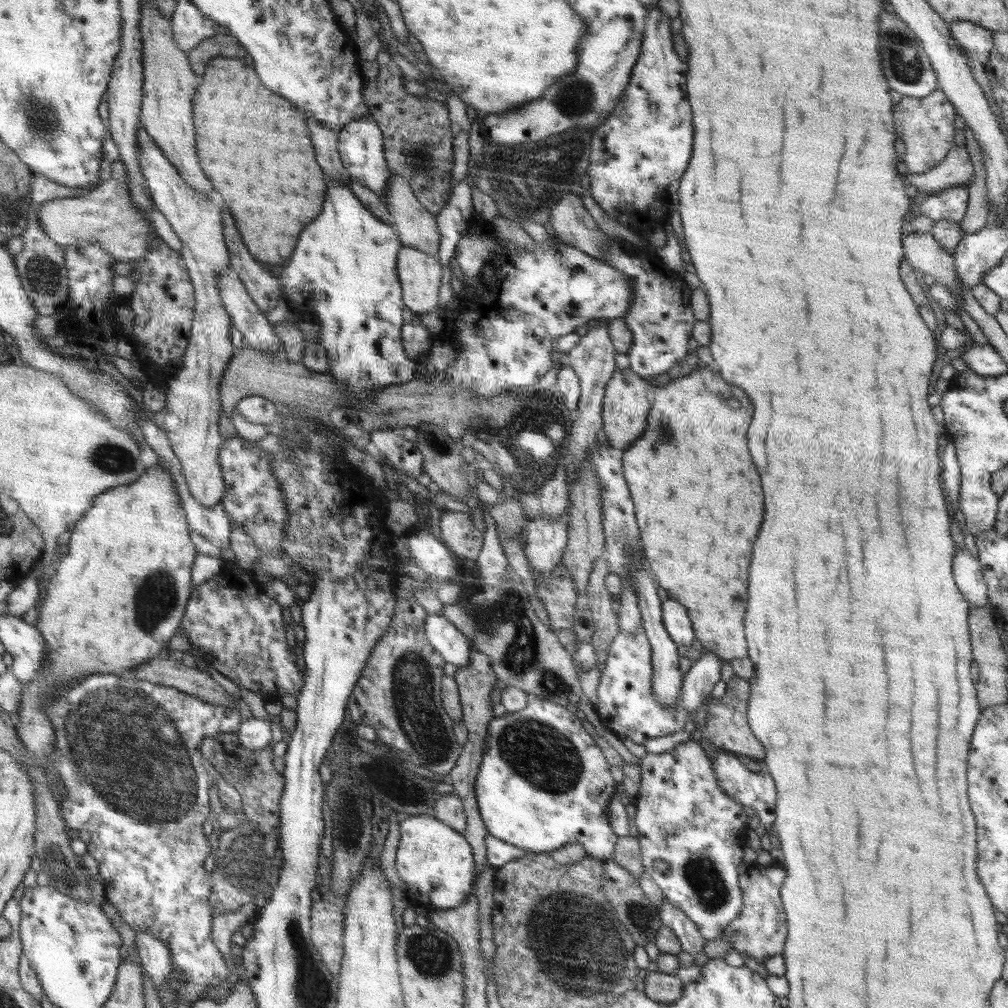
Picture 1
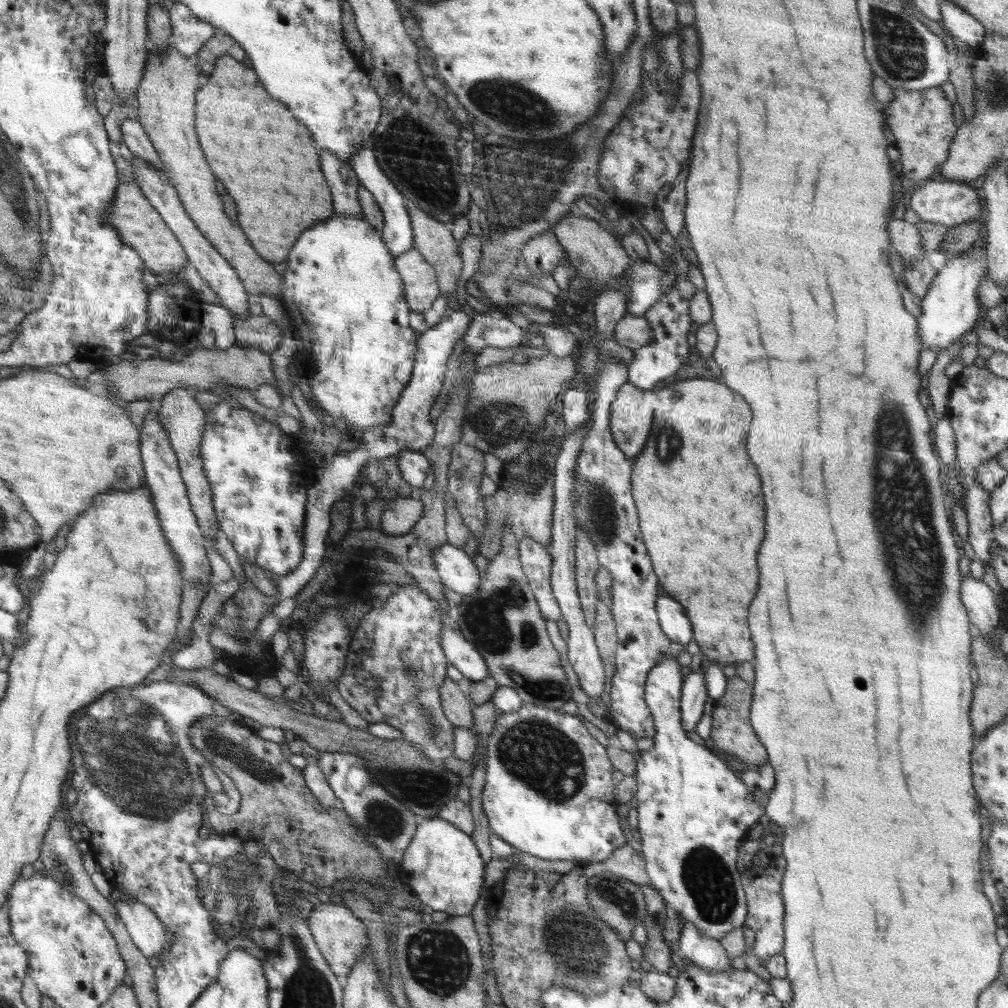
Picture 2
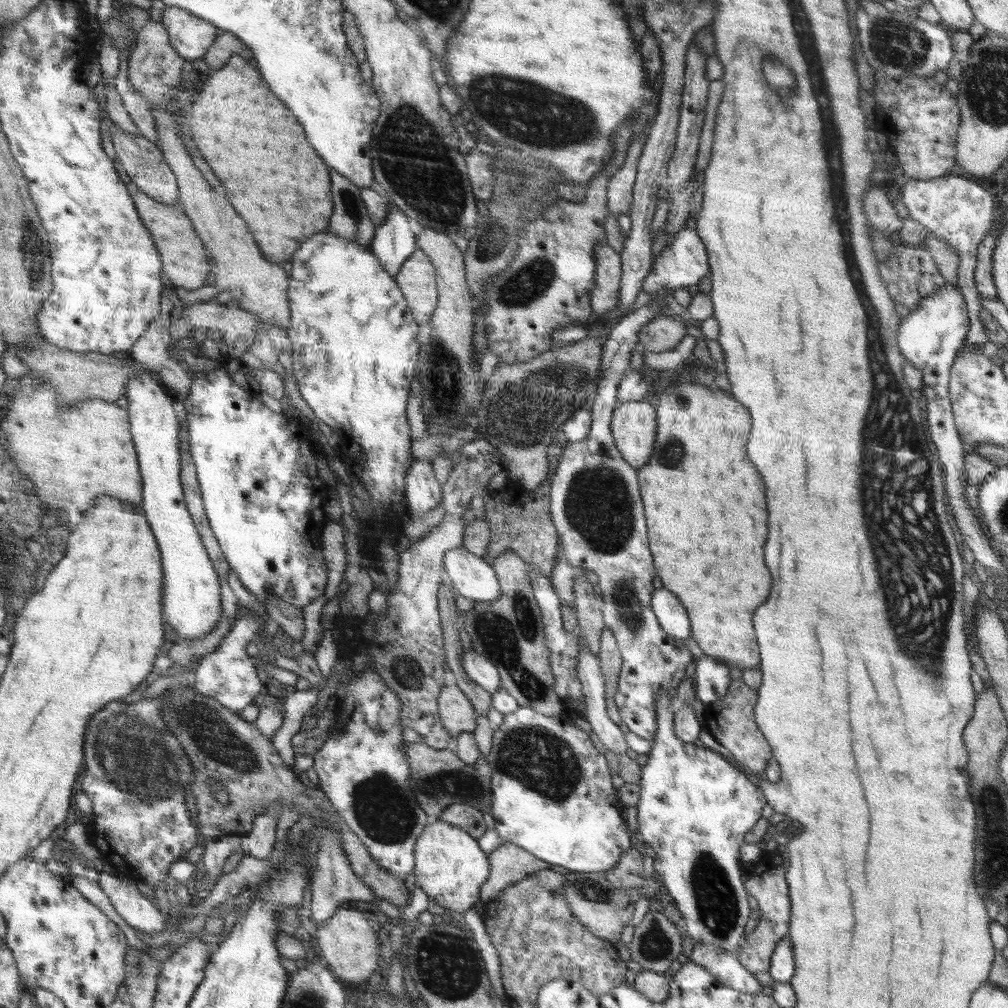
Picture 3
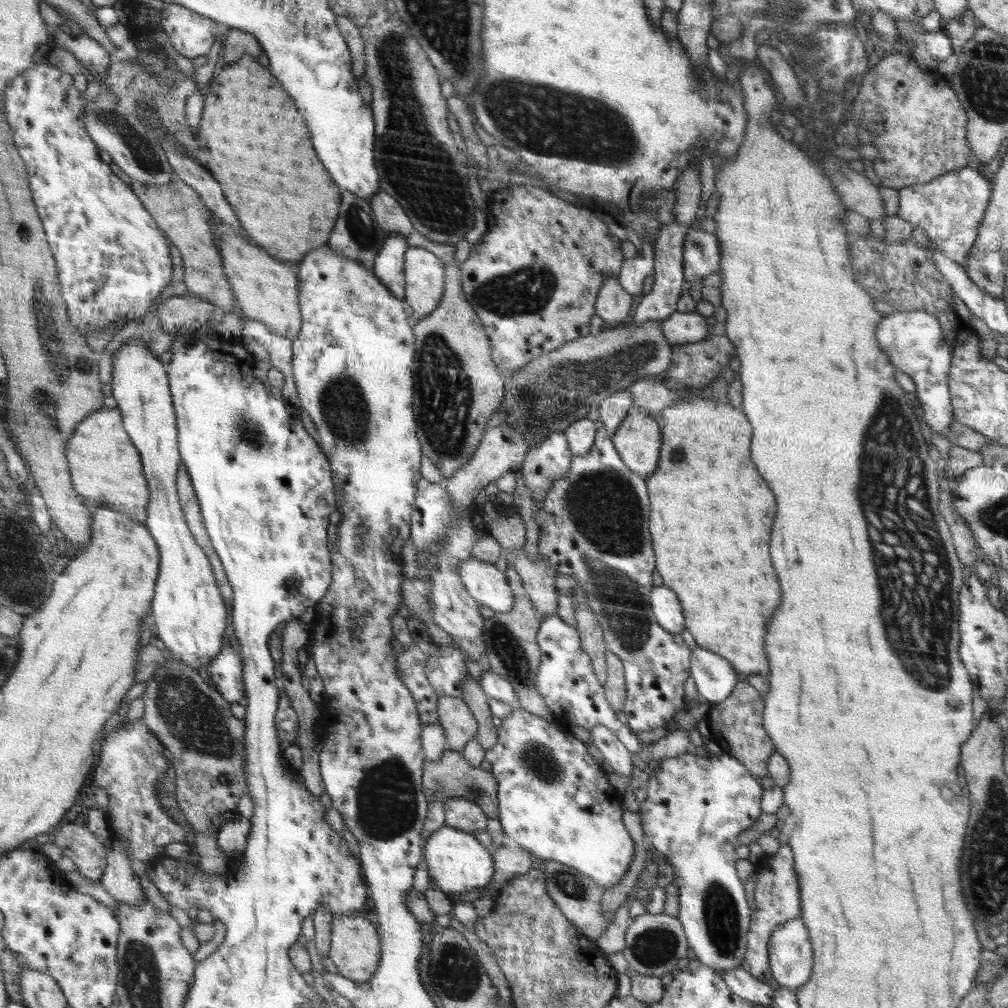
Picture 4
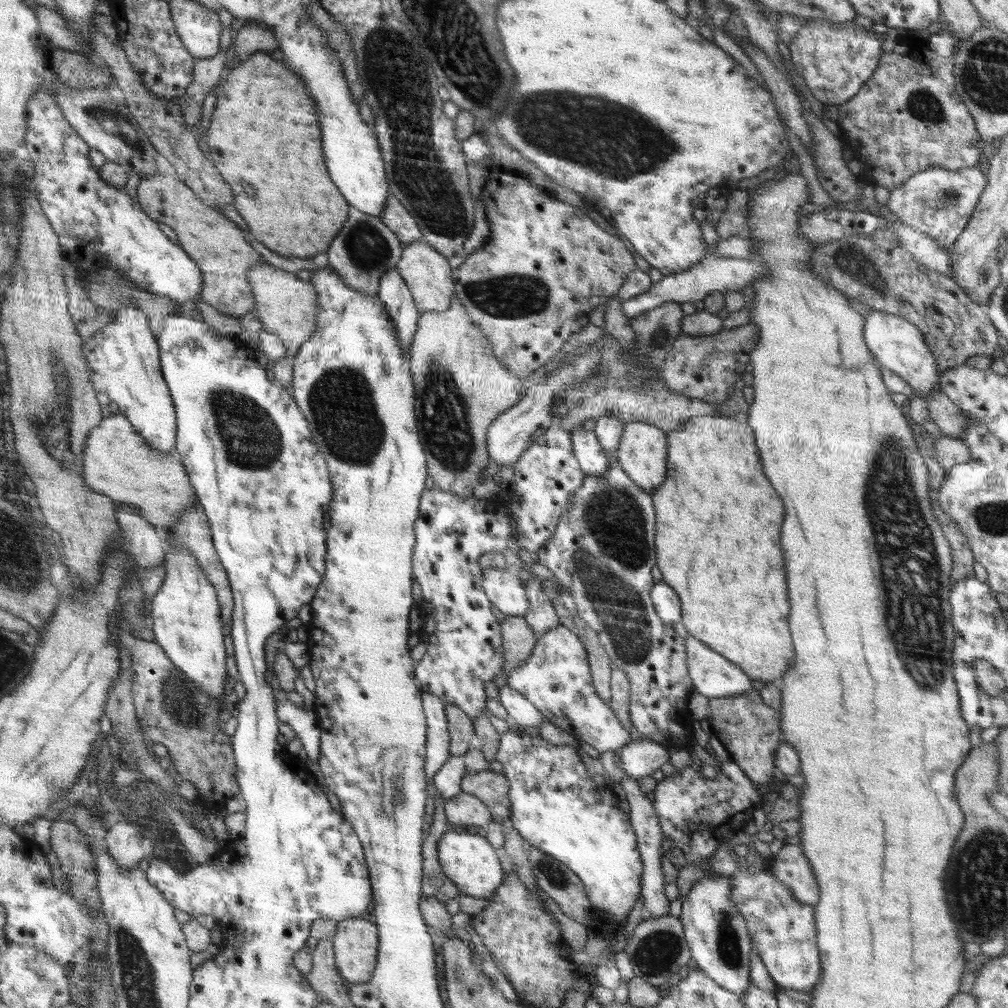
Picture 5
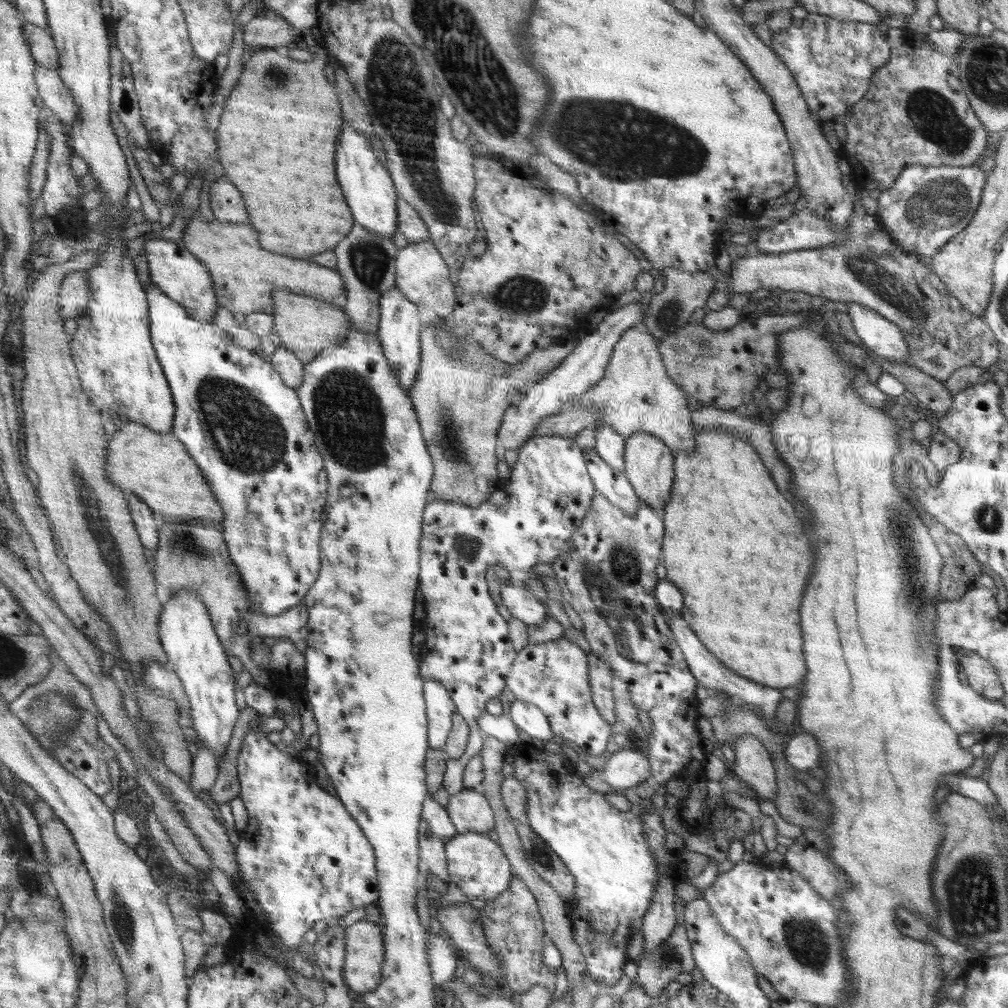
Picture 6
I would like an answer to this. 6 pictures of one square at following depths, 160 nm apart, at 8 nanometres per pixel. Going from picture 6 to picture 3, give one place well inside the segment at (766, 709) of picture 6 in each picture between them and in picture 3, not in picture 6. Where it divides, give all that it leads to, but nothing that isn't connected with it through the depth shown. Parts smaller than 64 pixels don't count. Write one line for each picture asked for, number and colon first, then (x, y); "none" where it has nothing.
3: (712, 679)
4: (715, 678)
5: (714, 676)

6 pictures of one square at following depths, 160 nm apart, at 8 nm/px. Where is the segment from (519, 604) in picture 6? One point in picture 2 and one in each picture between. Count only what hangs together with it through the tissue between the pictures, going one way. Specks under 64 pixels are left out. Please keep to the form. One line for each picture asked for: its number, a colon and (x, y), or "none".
2: (456, 570)
3: (473, 578)
4: (488, 585)
5: (506, 591)

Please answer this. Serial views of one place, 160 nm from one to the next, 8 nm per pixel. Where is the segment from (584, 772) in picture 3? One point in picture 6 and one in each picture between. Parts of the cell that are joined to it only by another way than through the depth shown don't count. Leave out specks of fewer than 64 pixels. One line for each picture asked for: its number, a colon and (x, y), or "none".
4: (553, 799)
5: (555, 806)
6: (616, 875)

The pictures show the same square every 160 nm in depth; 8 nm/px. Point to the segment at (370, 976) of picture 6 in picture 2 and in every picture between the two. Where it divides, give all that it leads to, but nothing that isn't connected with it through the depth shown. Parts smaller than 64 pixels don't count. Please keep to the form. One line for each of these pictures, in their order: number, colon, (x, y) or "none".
2: (340, 936)
3: (347, 942)
4: (354, 949)
5: (355, 944)

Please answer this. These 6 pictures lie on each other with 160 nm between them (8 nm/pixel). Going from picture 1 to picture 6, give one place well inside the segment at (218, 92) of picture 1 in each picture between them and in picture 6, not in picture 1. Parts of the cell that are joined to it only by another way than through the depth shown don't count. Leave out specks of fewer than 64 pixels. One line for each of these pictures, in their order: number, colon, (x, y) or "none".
2: (266, 161)
3: (251, 140)
4: (258, 147)
5: (264, 123)
6: (276, 137)

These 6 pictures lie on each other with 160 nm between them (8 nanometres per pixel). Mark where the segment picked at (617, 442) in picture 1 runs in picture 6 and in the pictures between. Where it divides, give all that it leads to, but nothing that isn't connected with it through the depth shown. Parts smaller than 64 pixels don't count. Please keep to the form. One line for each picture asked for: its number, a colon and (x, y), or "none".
2: (699, 497)
3: (701, 494)
4: (712, 551)
5: (718, 519)
6: (733, 544)

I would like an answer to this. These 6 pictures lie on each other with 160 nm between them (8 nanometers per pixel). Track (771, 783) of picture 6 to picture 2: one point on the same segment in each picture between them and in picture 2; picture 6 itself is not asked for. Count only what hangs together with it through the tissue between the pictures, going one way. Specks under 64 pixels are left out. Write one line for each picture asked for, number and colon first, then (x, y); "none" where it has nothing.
2: (731, 731)
3: (731, 721)
4: (736, 722)
5: (749, 729)

